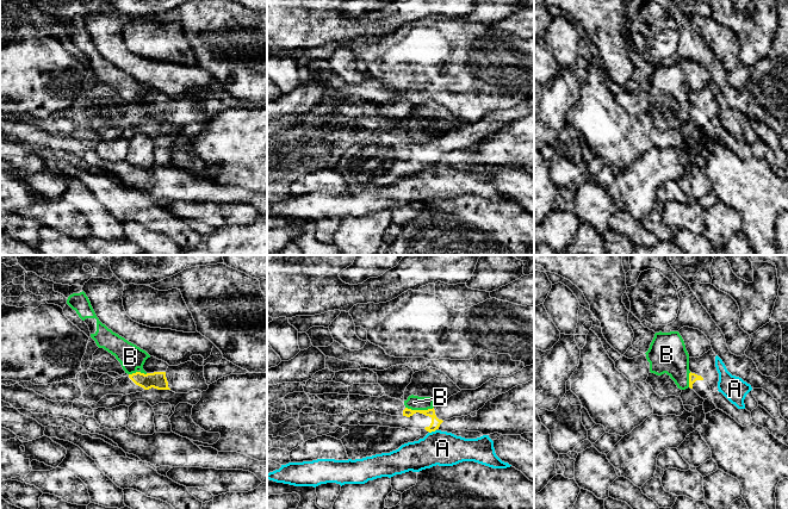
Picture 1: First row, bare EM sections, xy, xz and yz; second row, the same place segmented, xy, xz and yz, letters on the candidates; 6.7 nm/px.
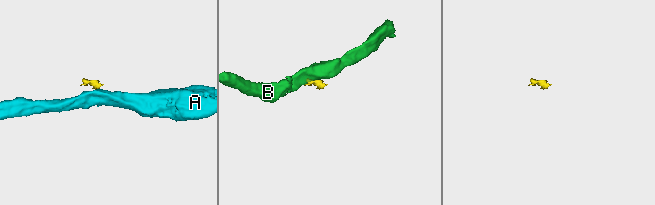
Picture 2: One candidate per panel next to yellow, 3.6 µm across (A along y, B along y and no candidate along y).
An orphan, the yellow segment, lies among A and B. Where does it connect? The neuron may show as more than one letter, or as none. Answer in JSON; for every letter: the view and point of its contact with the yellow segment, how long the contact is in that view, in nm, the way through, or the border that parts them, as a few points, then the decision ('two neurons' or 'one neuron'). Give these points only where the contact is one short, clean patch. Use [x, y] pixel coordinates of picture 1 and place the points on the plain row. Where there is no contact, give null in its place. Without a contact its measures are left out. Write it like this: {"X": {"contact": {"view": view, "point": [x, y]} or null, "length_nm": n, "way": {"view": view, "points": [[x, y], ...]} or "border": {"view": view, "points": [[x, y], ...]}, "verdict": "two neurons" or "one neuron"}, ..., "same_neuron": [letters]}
{"A": {"contact": {"view": "xz", "point": [432, 163]}, "length_nm": 50, "border": {"view": "xz", "points": [[435, 162], [429, 166]]}, "verdict": "two neurons"}, "B": {"contact": {"view": "xz", "point": [420, 143]}, "length_nm": 190, "border": {"view": "xz", "points": [[405, 140], [411, 142], [433, 141]]}, "verdict": "two neurons"}, "same_neuron": []}

